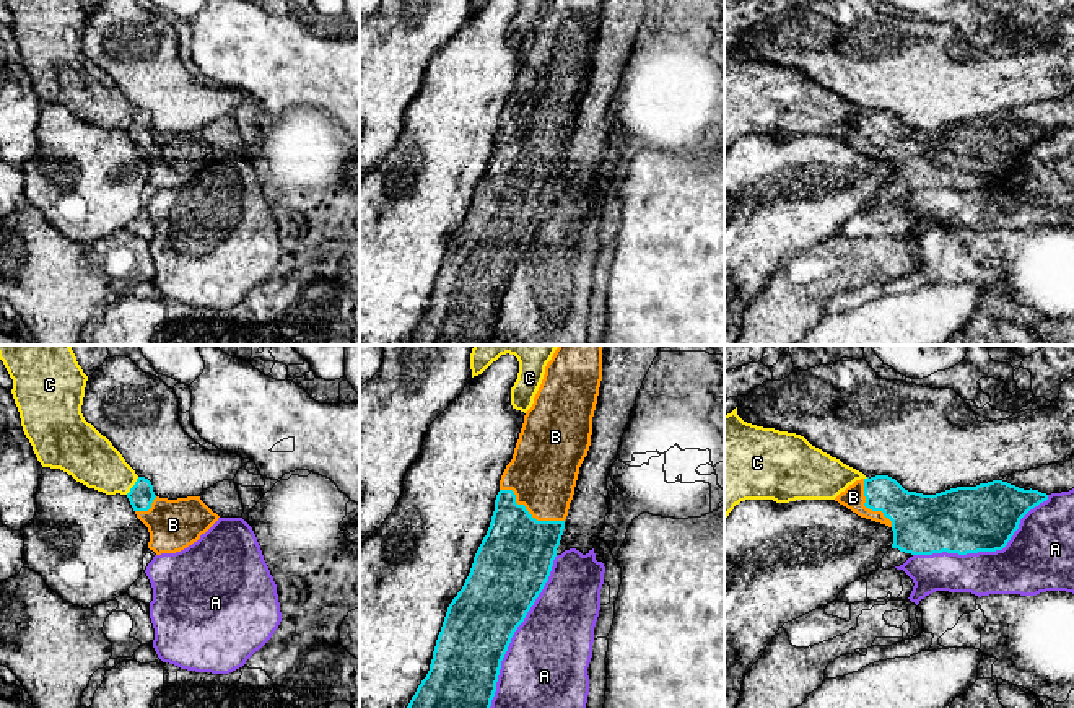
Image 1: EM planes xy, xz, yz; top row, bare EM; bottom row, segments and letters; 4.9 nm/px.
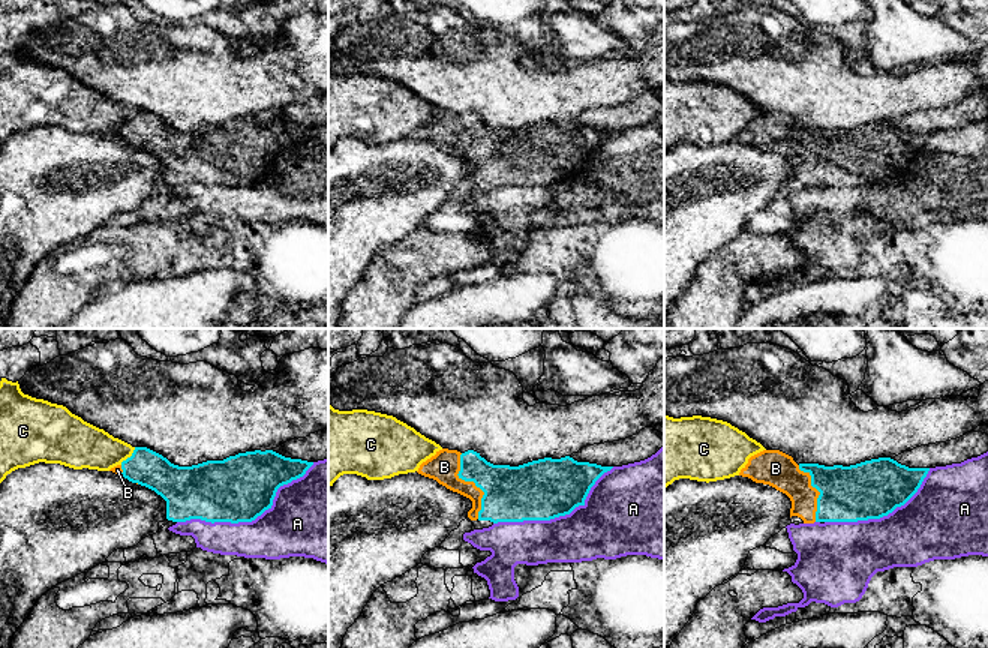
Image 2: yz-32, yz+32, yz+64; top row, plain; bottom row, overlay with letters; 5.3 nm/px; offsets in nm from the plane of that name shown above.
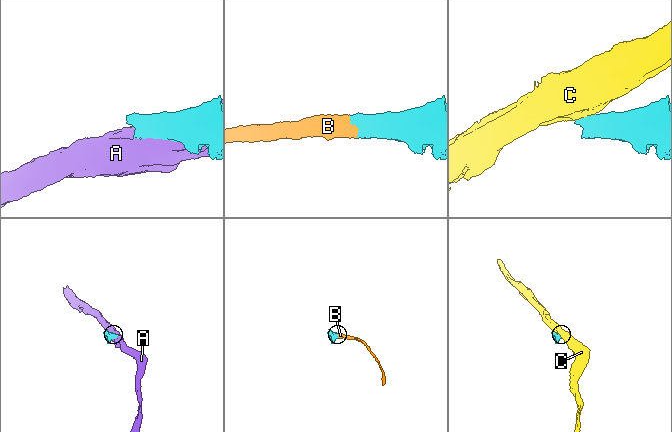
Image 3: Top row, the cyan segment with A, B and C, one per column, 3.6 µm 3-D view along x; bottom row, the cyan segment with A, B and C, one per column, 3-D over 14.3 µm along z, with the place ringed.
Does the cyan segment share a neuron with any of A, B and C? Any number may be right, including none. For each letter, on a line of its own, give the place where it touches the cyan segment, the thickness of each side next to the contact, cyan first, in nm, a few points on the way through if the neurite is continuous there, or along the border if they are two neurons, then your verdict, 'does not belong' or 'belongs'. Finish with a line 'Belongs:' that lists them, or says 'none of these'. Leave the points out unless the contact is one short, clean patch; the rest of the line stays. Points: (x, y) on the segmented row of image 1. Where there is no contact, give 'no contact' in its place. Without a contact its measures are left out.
A: xz (515, 630) | 360/420 nm | does not belong
B: xz (528, 511) | 380/340 nm | belongs
C: xy (134, 485) | 120/260 nm | along xy (139, 477), (126, 493) | does not belong
Belongs: B

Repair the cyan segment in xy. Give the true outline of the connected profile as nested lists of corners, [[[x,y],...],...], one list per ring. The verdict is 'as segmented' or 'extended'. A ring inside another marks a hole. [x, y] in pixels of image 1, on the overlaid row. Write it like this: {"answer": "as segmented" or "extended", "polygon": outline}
{"answer": "extended", "polygon": [[[138,477],[127,493],[137,518],[148,527],[148,548],[156,555],[176,553],[200,539],[216,521],[200,496],[159,498],[148,479]]]}

